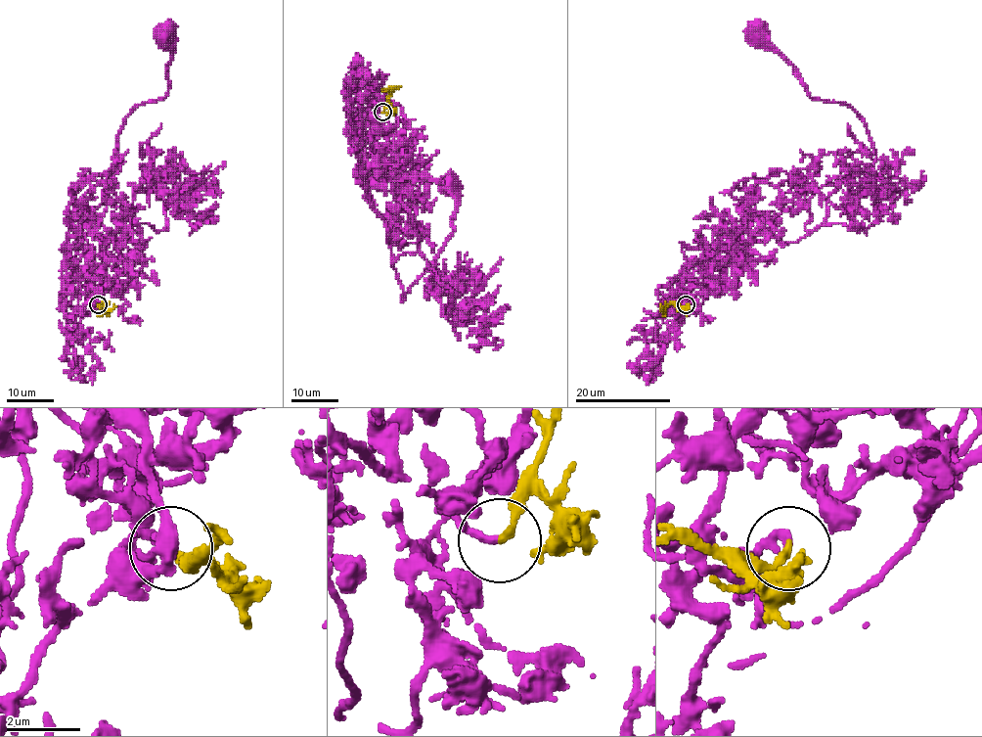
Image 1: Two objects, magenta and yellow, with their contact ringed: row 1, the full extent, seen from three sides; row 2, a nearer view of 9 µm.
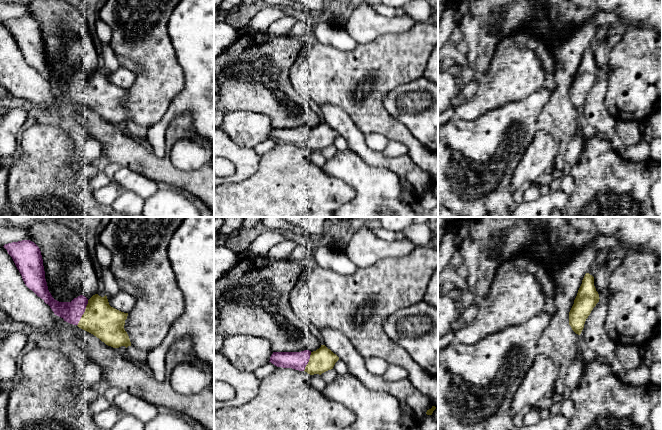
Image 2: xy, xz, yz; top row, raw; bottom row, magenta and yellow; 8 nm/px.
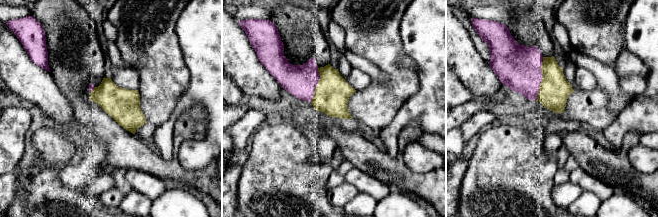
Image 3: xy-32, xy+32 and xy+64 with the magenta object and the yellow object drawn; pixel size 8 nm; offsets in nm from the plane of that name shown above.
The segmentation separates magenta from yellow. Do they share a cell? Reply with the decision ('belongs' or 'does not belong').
belongs

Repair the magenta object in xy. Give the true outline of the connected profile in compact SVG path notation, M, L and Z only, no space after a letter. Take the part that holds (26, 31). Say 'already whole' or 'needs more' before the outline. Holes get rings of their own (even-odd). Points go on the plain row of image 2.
needs more | M22 16L3 23L12 33L25 61L43 75L55 91L93 110L108 122L131 122L124 105L128 89L111 83L106 71L95 70L89 76L80 71L71 78L59 78L48 66L41 27L34 18Z

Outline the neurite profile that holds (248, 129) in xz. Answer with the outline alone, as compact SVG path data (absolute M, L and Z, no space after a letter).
M243 110L226 113L218 127L236 144L246 148L256 148L273 130L269 116Z

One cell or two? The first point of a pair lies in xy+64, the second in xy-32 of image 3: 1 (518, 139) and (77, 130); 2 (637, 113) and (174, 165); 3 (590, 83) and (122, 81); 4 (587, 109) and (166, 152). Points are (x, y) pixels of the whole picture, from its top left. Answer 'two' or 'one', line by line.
1: two
2: two
3: one
4: two

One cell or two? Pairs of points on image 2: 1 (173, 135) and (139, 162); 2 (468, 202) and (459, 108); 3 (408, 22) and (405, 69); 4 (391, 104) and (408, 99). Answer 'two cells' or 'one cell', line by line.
1: one cell
2: two cells
3: two cells
4: two cells

